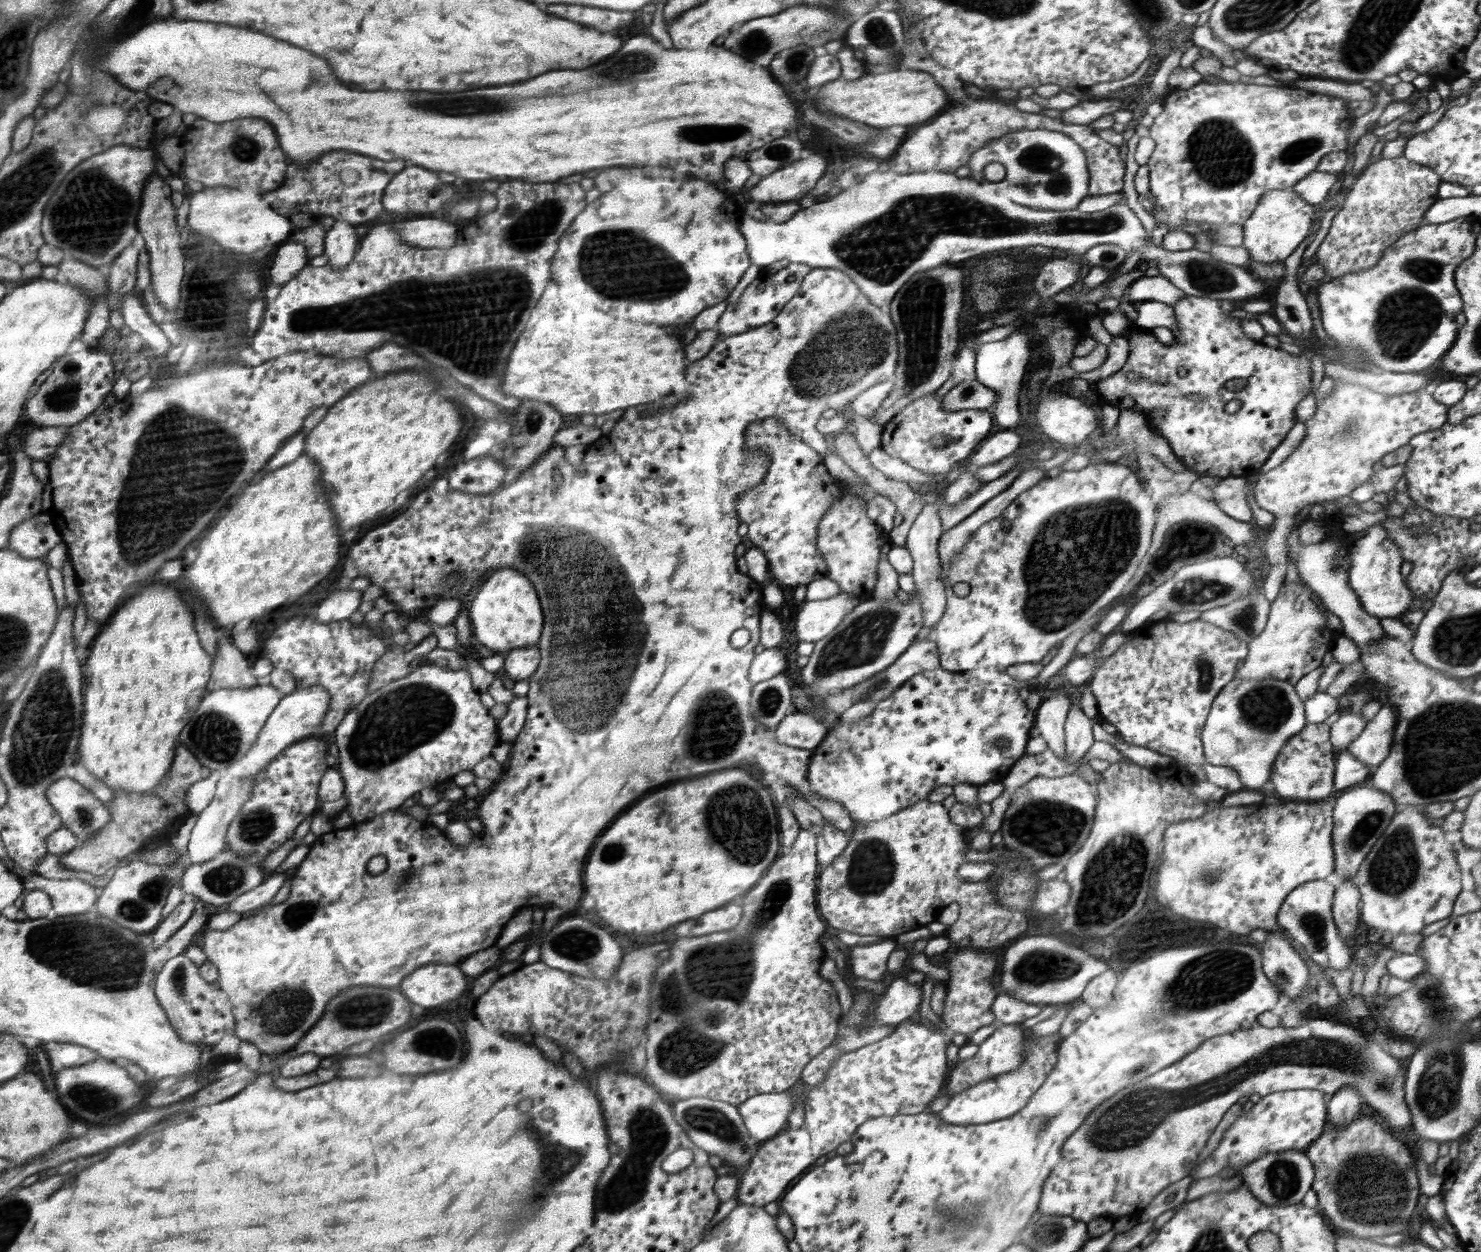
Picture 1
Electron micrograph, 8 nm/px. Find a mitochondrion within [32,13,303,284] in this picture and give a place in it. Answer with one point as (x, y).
(91, 215)

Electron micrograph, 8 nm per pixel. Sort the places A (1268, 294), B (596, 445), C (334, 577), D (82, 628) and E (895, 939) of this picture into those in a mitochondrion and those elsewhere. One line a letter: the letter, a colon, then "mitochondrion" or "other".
A: other
B: other
C: other
D: other
E: other

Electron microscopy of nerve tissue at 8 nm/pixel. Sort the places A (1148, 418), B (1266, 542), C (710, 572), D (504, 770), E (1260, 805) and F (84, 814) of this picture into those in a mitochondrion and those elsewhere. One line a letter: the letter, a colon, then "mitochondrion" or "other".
A: other
B: other
C: other
D: other
E: other
F: mitochondrion

